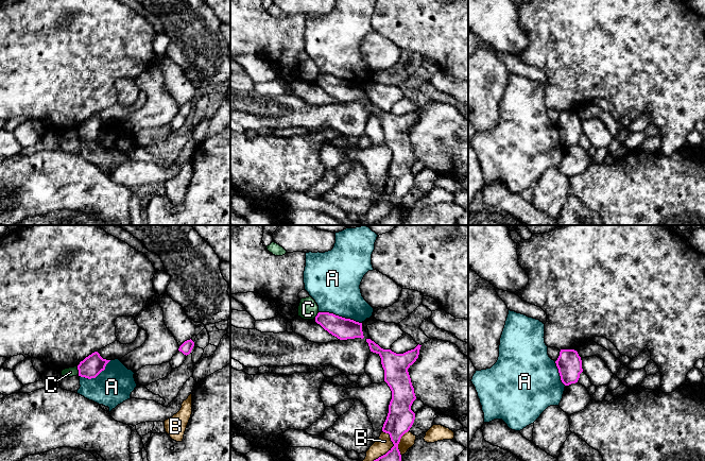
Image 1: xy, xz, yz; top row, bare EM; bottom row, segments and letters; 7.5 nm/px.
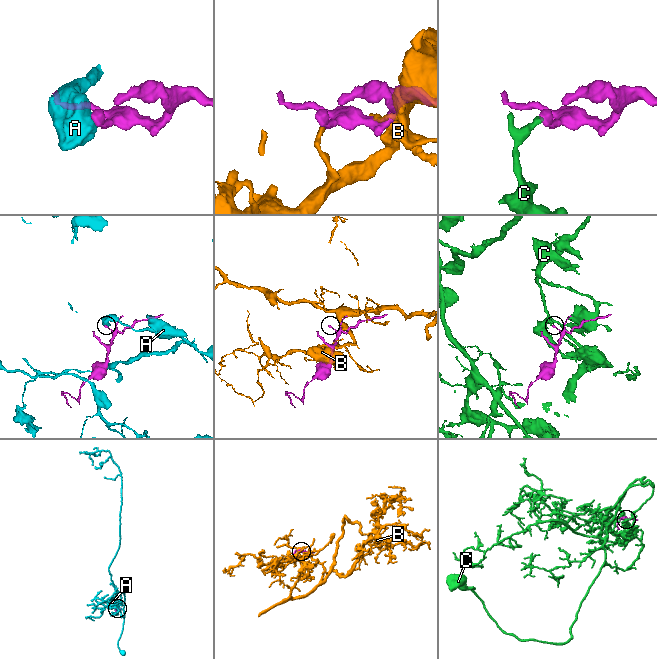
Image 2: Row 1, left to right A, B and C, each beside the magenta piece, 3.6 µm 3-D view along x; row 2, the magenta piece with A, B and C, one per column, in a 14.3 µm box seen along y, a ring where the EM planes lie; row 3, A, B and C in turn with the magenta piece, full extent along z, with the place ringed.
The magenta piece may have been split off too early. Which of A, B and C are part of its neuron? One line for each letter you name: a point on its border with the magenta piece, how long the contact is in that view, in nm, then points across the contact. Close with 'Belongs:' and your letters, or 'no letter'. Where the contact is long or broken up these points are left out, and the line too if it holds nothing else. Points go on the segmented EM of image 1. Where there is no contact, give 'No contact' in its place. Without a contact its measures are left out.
Belongs: no letter

